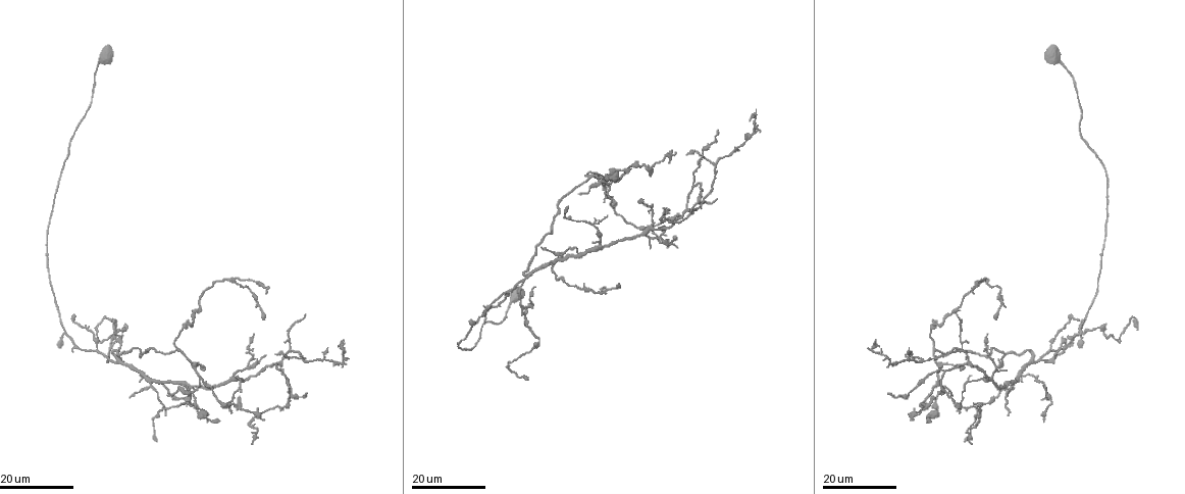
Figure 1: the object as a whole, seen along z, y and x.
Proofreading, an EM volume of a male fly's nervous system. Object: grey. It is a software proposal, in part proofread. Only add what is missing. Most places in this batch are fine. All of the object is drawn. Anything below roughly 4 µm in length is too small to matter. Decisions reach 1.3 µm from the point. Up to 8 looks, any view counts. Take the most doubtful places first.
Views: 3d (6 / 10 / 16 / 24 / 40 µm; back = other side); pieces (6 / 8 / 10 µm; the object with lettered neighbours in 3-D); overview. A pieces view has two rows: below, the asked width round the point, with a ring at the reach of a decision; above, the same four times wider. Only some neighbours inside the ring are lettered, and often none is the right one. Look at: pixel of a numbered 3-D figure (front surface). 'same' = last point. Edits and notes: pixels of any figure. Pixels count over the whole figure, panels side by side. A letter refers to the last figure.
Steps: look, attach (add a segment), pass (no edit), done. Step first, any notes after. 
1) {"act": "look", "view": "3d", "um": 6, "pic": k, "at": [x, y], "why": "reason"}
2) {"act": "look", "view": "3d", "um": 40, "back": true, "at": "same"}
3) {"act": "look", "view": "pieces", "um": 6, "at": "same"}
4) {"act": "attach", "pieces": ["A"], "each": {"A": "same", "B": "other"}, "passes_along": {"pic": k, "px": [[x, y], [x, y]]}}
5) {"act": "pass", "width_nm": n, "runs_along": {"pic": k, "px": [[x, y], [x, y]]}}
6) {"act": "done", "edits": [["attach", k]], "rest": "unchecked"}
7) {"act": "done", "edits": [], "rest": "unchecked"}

{"act": "look", "view": "3d", "um": 24, "pic": 1, "at": [581, 194], "why": "an open end"}

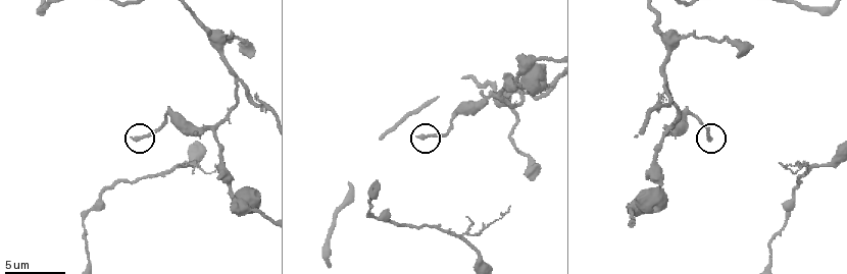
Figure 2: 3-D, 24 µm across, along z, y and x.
{"act": "look", "view": "pieces", "um": 6, "pic": 2, "at": [134, 138]}

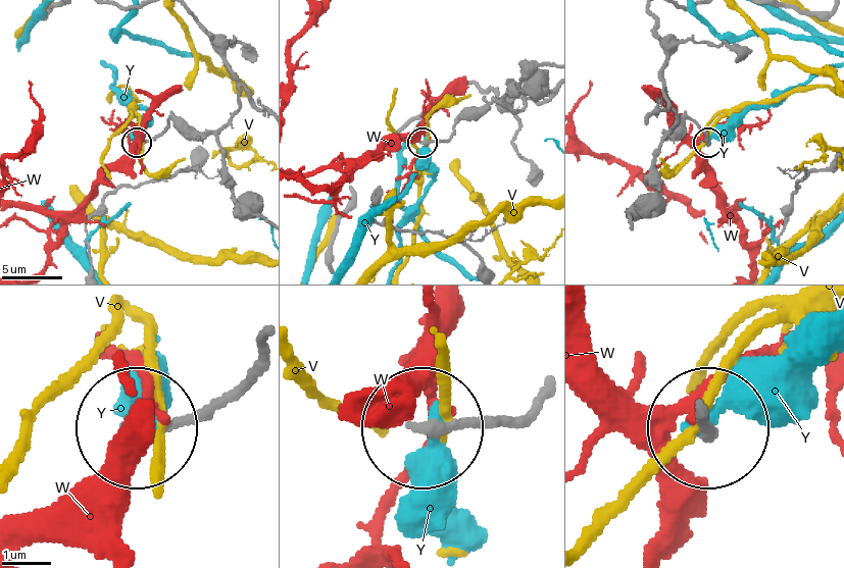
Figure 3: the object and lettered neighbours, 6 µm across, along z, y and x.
{"act": "pass", "each": {"V": "other", "W": "other", "Y": "other"}, "found": "none of them fits"}

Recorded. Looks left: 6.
{"act": "look", "view": "3d", "um": 16, "pic": 1, "at": [1004, 371], "why": "an open end"}

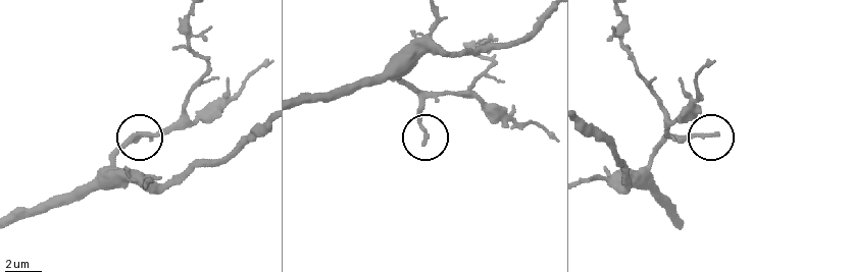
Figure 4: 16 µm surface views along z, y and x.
{"act": "look", "view": "3d", "um": 6, "pic": 4, "at": [425, 142]}

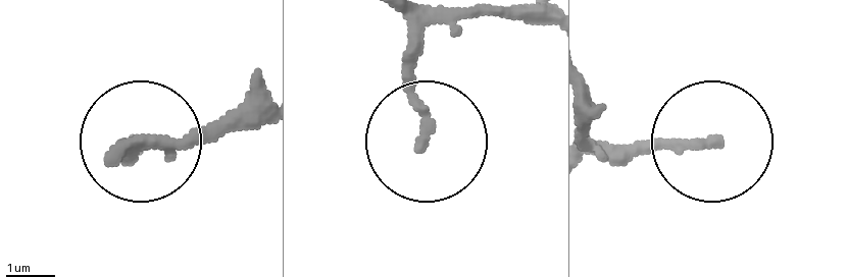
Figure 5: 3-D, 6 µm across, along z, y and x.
{"act": "look", "view": "pieces", "um": 6, "pic": 5, "at": [421, 146]}

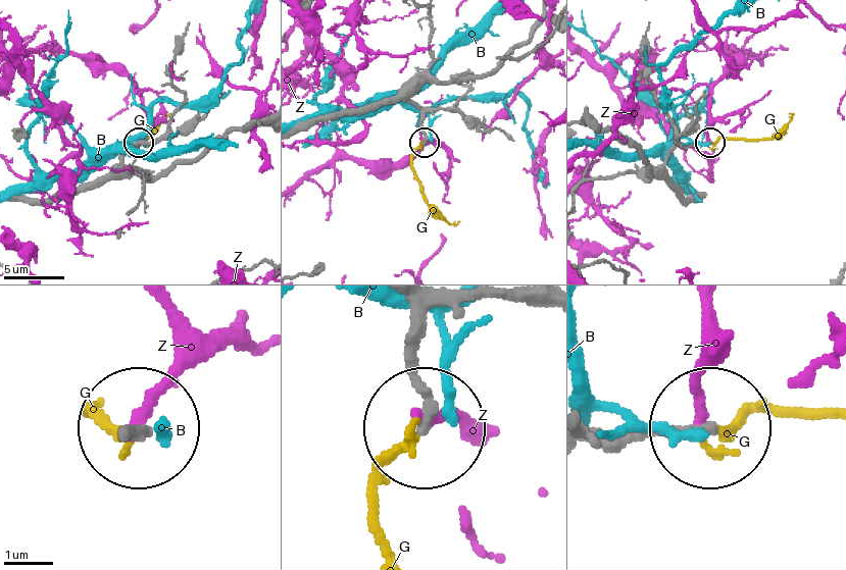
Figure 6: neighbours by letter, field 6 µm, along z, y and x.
{"act": "attach", "pieces": ["G"], "each": {"B": "other", "G": "same", "Z": "other"}, "passes_along": {"pic": 6, "px": [[409, 306], [421, 431], [381, 484], [377, 546]]}, "found": "the neuron continues"}

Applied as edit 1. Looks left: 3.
{"act": "look", "view": "overview"}

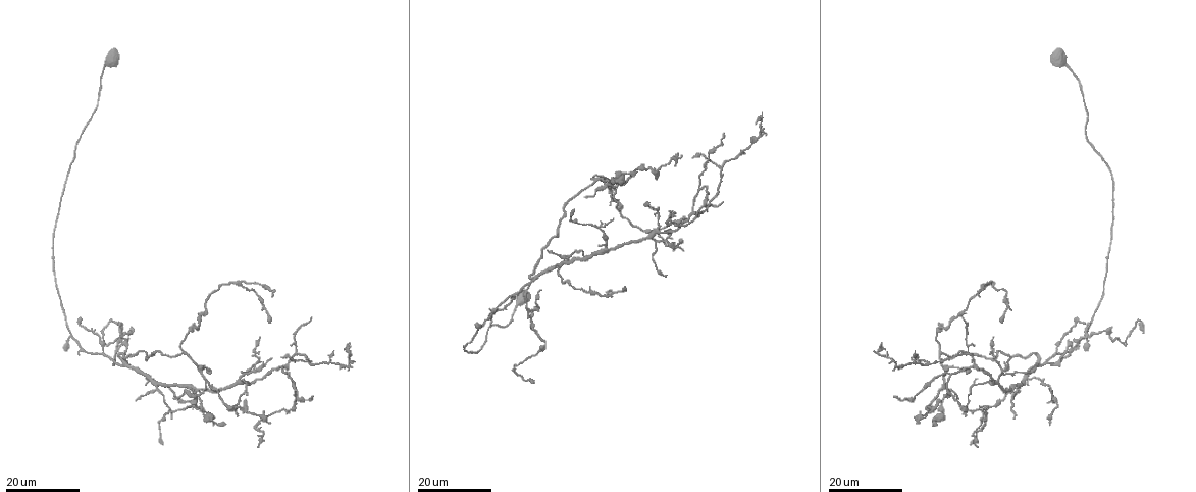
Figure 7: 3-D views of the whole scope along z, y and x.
{"act": "look", "view": "3d", "um": 16, "pic": 7, "at": [670, 216], "why": "an open end"}

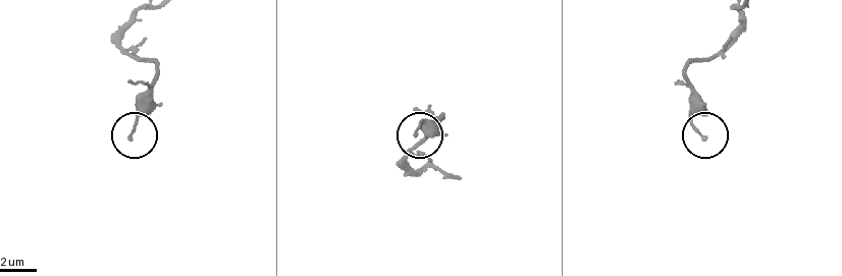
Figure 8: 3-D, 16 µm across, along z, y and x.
{"act": "look", "view": "pieces", "um": 6, "pic": 8, "at": [130, 138]}

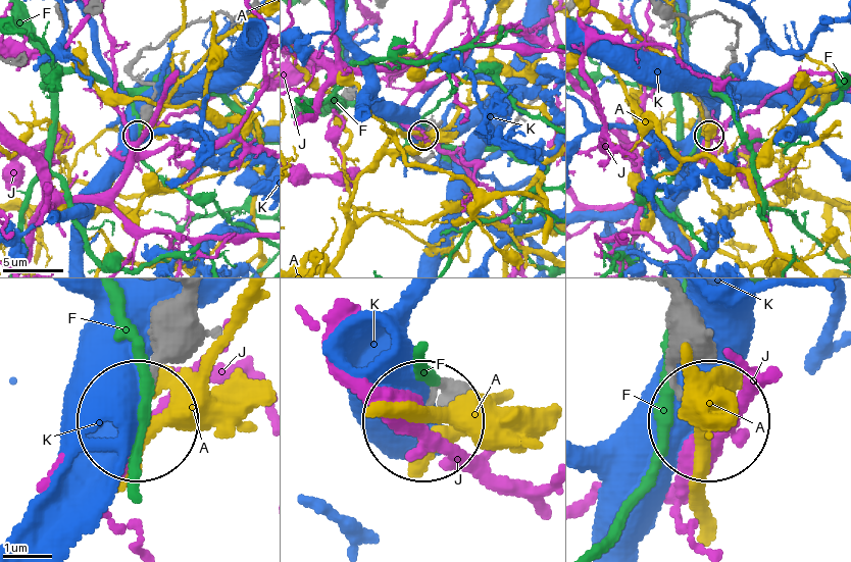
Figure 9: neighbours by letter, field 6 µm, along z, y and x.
{"act": "pass", "width_nm": 150, "each": {"A": "other", "F": "other", "J": "other", "K": "other"}, "found": "no lettered segment goes on from it"}

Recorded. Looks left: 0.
{"act": "done", "edits": [["attach", 6]], "rest": "unchecked"}

